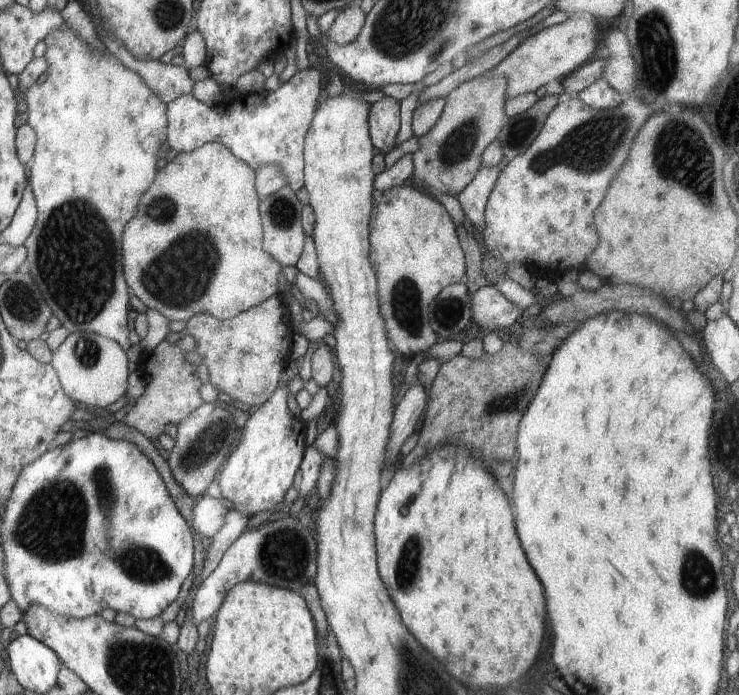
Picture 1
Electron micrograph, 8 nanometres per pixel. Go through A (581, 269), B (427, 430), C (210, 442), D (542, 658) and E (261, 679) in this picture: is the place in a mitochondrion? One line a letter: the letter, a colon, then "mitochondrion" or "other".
A: other
B: other
C: mitochondrion
D: other
E: other

